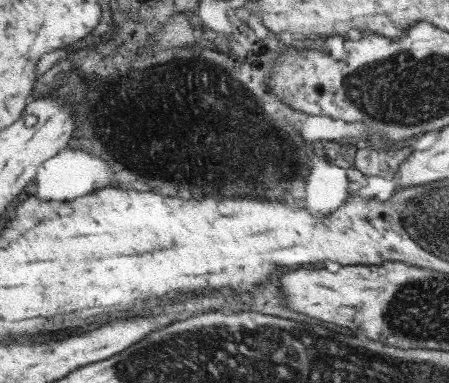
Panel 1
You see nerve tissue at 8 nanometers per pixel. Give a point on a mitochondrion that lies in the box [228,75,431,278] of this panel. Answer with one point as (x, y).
(269, 154)

